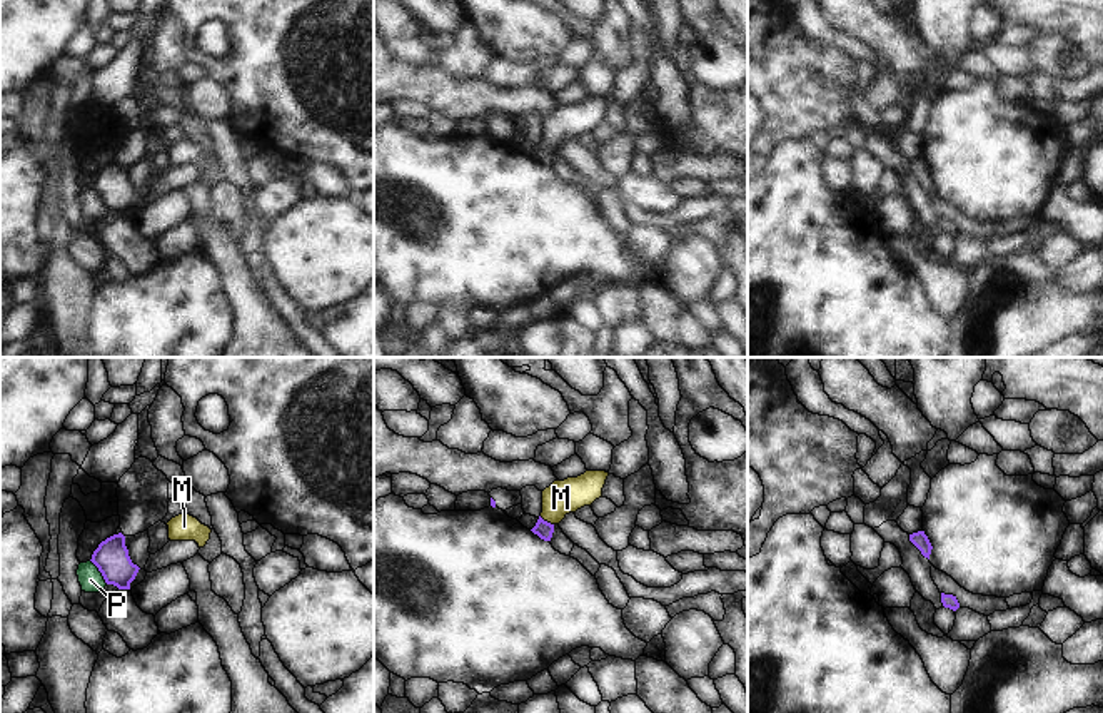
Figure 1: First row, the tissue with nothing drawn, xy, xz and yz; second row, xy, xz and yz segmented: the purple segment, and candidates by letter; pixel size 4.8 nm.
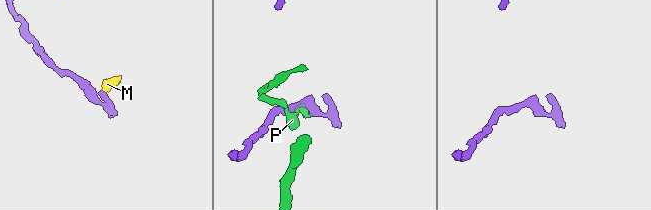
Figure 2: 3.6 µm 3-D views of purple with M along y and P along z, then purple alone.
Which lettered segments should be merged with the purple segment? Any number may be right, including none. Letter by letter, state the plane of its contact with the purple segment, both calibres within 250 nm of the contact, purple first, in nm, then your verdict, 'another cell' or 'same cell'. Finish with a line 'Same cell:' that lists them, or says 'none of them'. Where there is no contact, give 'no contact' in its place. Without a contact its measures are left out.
M: contact in xz; calibres 90 and 160 nm; same cell
P: contact in xy; calibres 160 and 120 nm; another cell
Same cell: M

